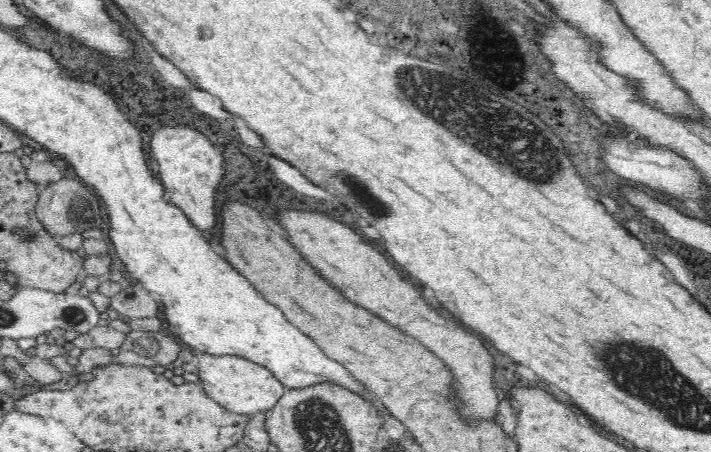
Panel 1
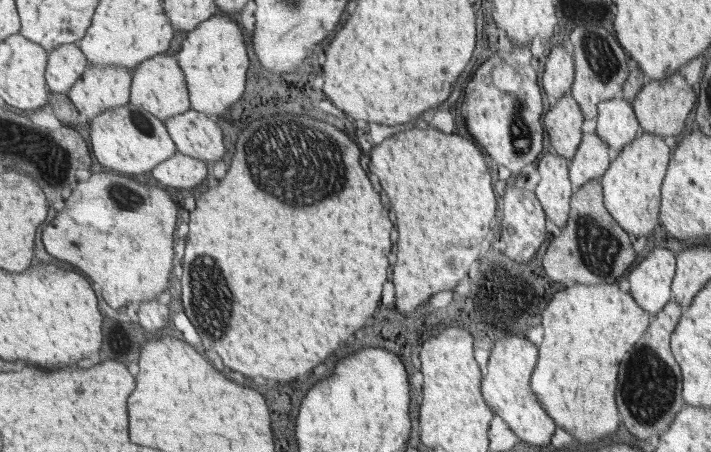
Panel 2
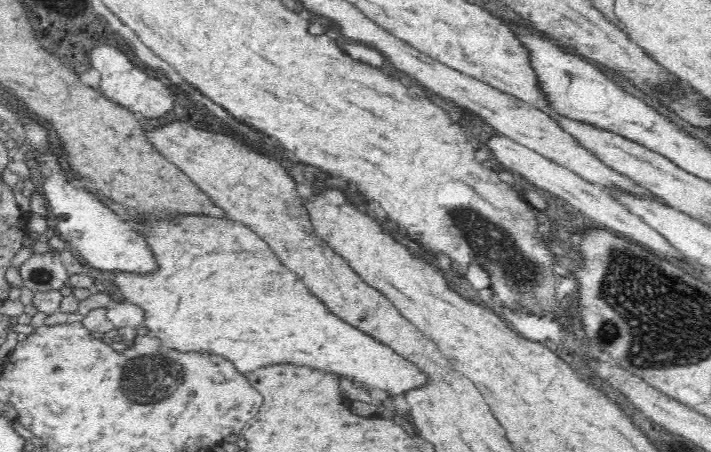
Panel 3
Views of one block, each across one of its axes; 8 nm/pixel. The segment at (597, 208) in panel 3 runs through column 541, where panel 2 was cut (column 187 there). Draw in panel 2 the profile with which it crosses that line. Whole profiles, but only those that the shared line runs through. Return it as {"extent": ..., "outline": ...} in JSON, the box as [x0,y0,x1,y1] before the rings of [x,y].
{"extent":[151,151,209,188],"outline":[[[177,151],[173,158],[165,160],[152,171],[151,178],[175,186],[175,188],[191,188],[203,182],[205,174],[209,174],[209,164],[204,160]]]}

